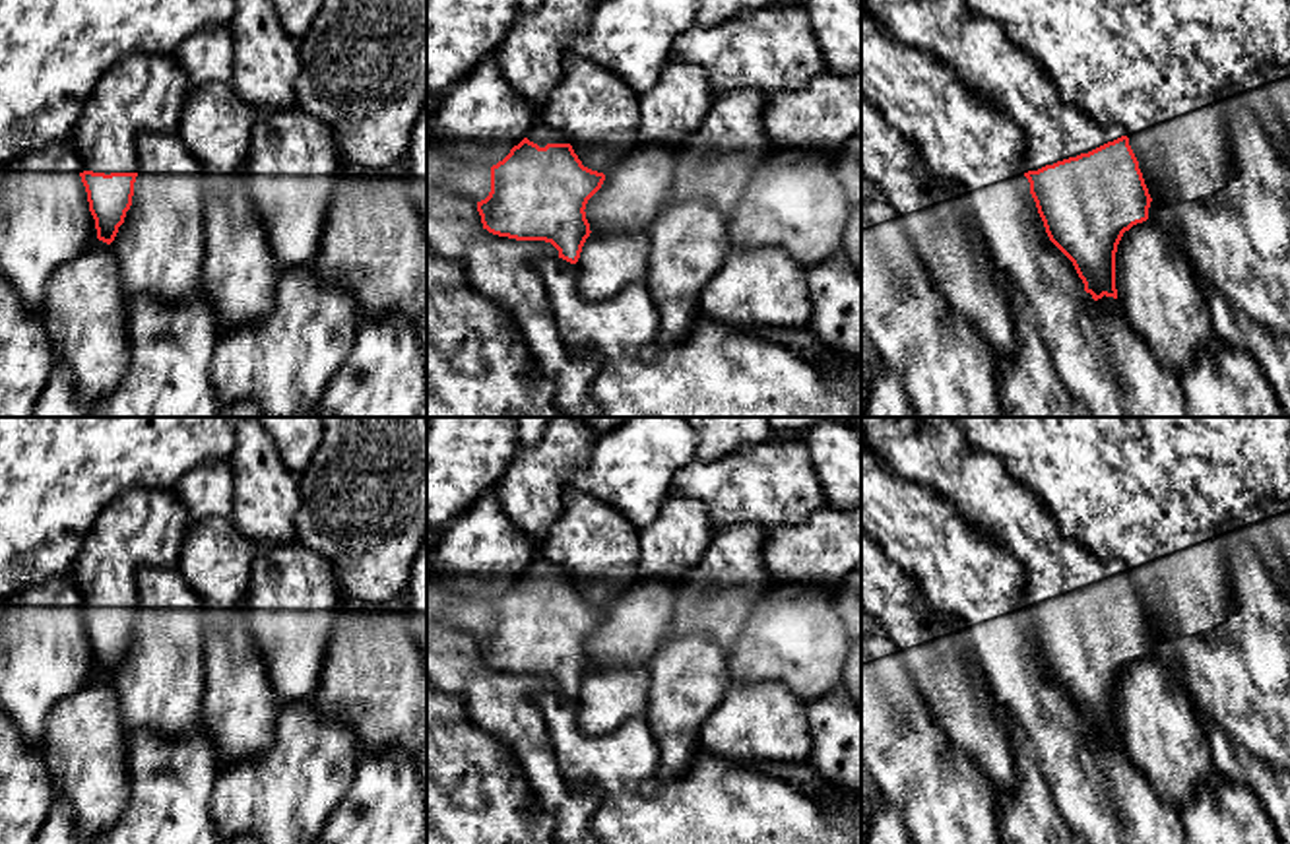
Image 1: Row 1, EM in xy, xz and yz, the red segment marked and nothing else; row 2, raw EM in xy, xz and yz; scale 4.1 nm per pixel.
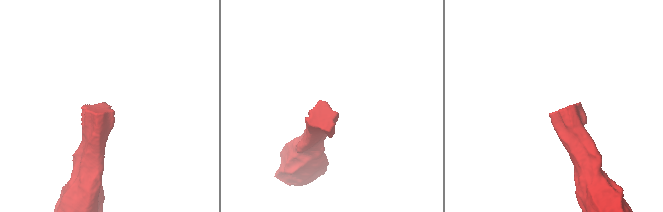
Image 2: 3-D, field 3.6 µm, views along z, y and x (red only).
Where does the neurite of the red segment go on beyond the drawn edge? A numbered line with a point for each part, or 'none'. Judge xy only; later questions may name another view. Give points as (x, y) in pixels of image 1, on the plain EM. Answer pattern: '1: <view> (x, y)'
1: xy (142, 526)

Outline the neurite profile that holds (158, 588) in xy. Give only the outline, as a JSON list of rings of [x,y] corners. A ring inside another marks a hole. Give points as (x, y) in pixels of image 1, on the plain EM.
[[[177,568],[138,570],[132,640],[113,687],[128,739],[138,730],[177,737],[200,726],[206,689],[202,598]]]

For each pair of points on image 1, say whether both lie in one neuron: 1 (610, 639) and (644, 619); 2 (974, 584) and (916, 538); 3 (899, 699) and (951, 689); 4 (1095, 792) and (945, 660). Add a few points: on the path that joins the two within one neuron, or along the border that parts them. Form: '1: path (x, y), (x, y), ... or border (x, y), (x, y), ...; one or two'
1: path (617, 639), (623, 639), (637, 625); one
2: path (961, 571), (930, 540); one
3: border (901, 654), (930, 716), (945, 734); two
4: border (980, 666), (994, 699), (1001, 707); two

